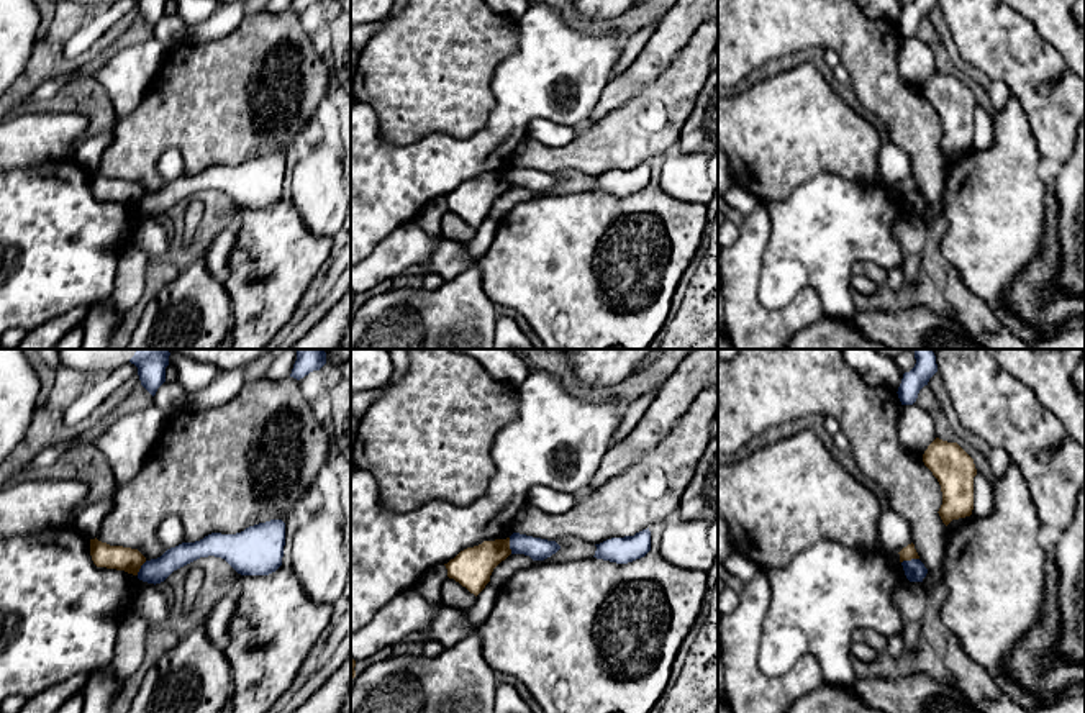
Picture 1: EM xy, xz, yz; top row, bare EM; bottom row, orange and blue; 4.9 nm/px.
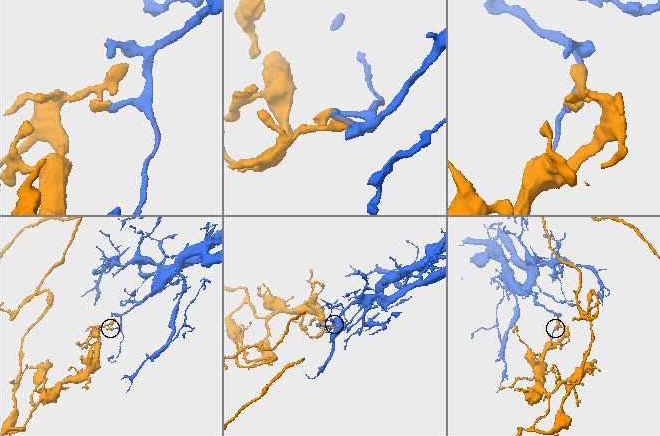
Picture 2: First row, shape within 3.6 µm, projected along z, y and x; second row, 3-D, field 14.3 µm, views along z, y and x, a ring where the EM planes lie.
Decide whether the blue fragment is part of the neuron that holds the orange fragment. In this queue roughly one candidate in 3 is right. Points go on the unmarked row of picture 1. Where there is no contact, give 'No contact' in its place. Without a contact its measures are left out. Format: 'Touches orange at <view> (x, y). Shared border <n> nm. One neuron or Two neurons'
Touches orange at yz (910, 192). Shared border 90 nm. Two neurons

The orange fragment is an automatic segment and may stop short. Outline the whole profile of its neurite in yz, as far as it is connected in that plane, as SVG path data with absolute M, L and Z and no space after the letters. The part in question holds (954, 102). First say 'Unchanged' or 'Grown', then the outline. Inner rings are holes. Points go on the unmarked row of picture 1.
Unchanged. M936 70L923 87L924 98L937 111L942 125L939 149L947 159L974 143L974 92L957 77Z

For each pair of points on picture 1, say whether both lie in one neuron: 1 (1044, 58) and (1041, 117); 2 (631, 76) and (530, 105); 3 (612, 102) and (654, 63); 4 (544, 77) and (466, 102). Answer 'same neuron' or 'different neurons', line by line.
1: same neuron
2: different neurons
3: same neuron
4: different neurons

